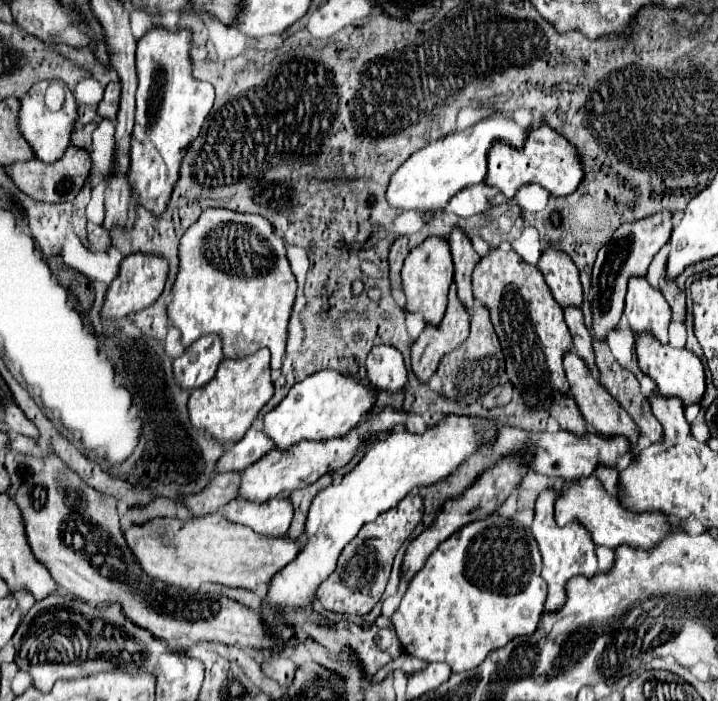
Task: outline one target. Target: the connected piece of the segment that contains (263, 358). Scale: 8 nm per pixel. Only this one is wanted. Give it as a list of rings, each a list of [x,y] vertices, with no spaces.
[[[260,349],[240,359],[224,359],[210,383],[190,393],[188,411],[194,429],[204,429],[220,443],[238,441],[250,429],[260,409],[272,399],[274,387],[270,379],[270,351]]]

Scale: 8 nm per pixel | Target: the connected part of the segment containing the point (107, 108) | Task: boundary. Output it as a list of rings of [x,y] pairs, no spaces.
[[[110,83],[106,87],[102,103],[98,105],[98,115],[106,119],[116,119],[118,107],[120,107],[120,83]]]

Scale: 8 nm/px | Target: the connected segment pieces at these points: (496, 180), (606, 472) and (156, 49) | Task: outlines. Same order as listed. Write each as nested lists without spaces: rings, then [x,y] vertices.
[[[542,125],[540,129],[532,129],[528,133],[524,151],[516,151],[504,143],[496,143],[488,155],[488,175],[484,183],[500,189],[506,195],[506,199],[512,199],[522,185],[530,183],[538,183],[552,195],[564,197],[574,193],[582,179],[584,169],[580,167],[578,151],[572,149],[568,139],[564,139],[560,133],[556,133],[548,125]]]
[[[600,465],[600,467],[594,471],[594,475],[602,481],[604,489],[606,489],[610,495],[618,497],[618,469],[616,469],[616,467],[604,467],[604,465]]]
[[[154,27],[140,39],[136,49],[140,83],[136,91],[136,125],[132,133],[132,165],[128,179],[134,199],[154,215],[166,209],[172,187],[178,181],[180,161],[198,137],[214,103],[214,87],[194,79],[190,73],[190,47],[192,37],[188,31],[168,33],[162,27]]]

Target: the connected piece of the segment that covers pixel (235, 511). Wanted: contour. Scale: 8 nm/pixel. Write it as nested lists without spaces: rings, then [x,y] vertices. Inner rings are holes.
[[[286,495],[268,499],[264,503],[248,503],[244,499],[234,499],[222,511],[226,519],[242,523],[266,537],[282,537],[288,531],[294,515],[292,503],[288,503]]]

